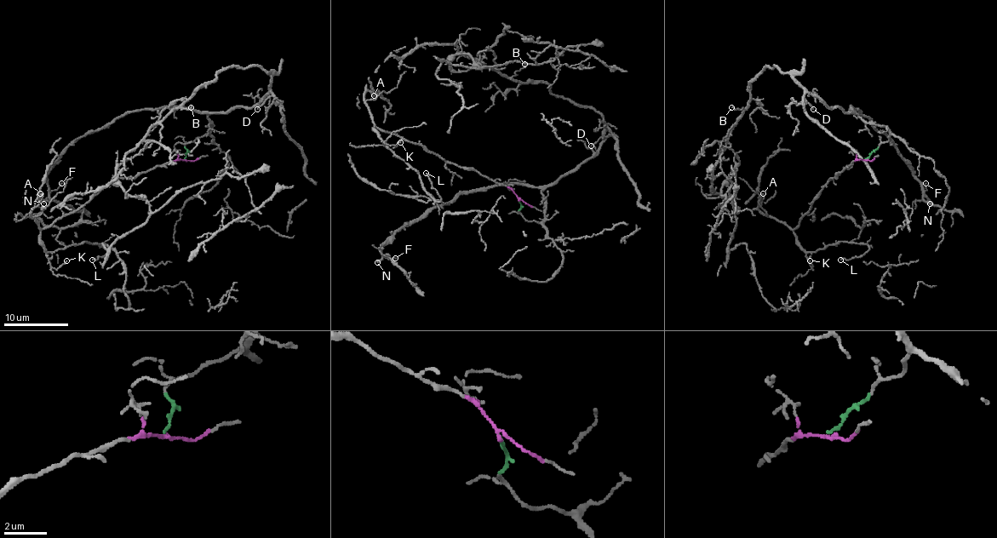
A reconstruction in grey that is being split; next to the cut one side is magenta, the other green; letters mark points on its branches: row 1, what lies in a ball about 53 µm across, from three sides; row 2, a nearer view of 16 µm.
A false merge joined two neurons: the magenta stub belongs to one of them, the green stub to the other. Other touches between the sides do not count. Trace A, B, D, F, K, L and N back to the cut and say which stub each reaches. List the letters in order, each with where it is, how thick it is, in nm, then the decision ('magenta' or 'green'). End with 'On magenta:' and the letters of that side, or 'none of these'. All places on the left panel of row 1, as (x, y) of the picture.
A: (40, 193) | 90 nm | magenta
B: (191, 107) | 130 nm | green
D: (257, 109) | 110 nm | green
F: (61, 183) | 110 nm | green
K: (66, 260) | 120 nm | magenta
L: (92, 260) | 110 nm | magenta
N: (43, 203) | 240 nm | green
On magenta: A, K, L

